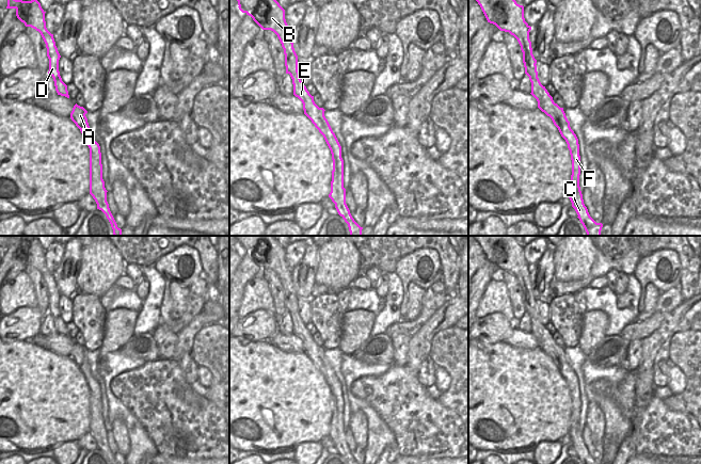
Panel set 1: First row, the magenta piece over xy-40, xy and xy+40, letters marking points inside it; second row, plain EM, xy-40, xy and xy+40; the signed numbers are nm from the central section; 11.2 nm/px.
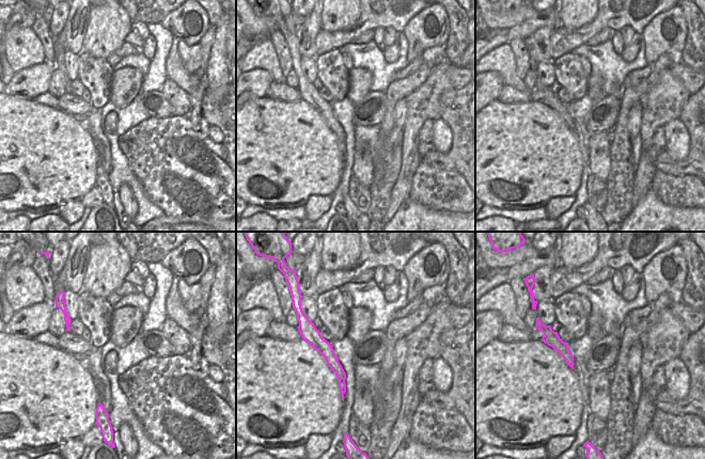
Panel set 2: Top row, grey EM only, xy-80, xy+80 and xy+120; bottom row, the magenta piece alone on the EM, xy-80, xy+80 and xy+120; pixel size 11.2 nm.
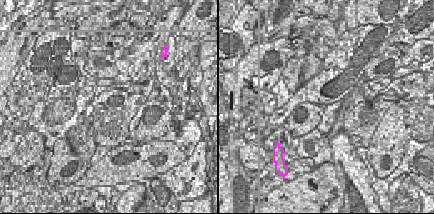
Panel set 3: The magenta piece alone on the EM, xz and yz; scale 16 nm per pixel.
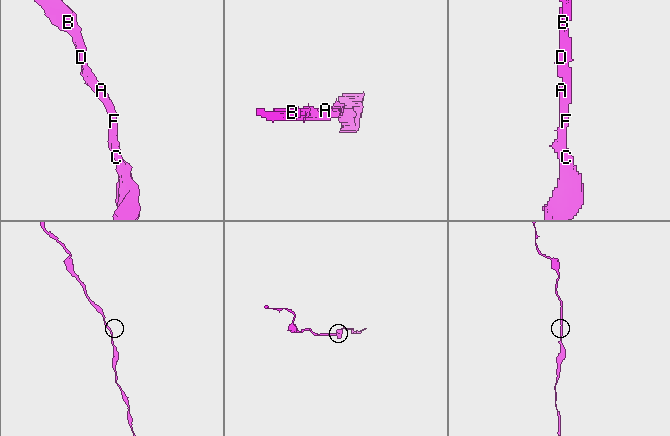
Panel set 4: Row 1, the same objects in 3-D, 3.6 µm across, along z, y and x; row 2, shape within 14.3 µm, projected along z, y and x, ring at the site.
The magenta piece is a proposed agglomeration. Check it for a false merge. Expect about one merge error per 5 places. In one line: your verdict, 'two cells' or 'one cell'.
one cell

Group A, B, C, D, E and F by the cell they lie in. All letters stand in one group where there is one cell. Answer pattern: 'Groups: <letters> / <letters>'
Groups: A B C D E F.

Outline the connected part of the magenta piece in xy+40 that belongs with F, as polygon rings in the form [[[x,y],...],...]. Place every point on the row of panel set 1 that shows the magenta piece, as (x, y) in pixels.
[[[476,0],[480,5],[488,22],[495,25],[500,31],[509,32],[513,35],[523,52],[523,63],[525,74],[531,82],[531,95],[538,101],[538,108],[549,116],[554,125],[558,128],[561,137],[565,140],[572,160],[572,175],[570,192],[568,197],[572,207],[577,213],[577,218],[583,224],[587,236],[601,236],[602,223],[596,223],[589,214],[584,204],[583,194],[579,187],[580,156],[578,139],[570,127],[563,108],[554,102],[545,86],[538,78],[537,60],[532,54],[529,32],[531,27],[525,21],[524,6],[515,0]]]

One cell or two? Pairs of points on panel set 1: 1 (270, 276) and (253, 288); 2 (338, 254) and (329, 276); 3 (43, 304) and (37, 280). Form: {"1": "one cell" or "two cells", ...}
{"1": "two cells", "2": "one cell", "3": "one cell"}

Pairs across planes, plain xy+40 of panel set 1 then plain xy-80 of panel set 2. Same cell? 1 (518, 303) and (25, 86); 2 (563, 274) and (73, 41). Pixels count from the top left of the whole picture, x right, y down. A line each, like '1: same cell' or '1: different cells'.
1: different cells
2: different cells

